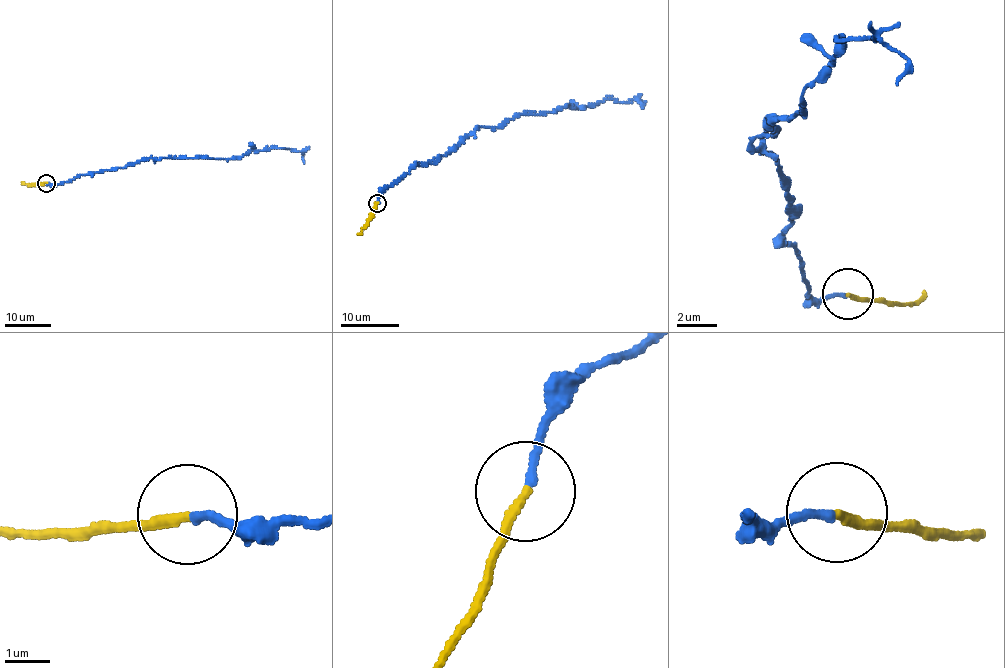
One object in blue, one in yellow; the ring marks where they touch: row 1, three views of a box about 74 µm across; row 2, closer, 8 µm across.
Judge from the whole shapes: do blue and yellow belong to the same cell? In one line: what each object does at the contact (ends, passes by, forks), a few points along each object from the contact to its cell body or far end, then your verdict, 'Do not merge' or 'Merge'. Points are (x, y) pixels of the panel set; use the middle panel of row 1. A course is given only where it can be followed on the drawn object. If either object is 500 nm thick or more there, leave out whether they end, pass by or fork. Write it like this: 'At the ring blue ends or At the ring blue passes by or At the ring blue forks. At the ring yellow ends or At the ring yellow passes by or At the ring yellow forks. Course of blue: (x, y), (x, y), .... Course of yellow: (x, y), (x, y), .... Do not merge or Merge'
At the ring blue ends. At the ring yellow ends. Course of blue: (377, 202), (411, 167), (437, 161), (479, 127), (613, 97), (644, 102). Course of yellow: (377, 203), (365, 227), (357, 235). Merge

